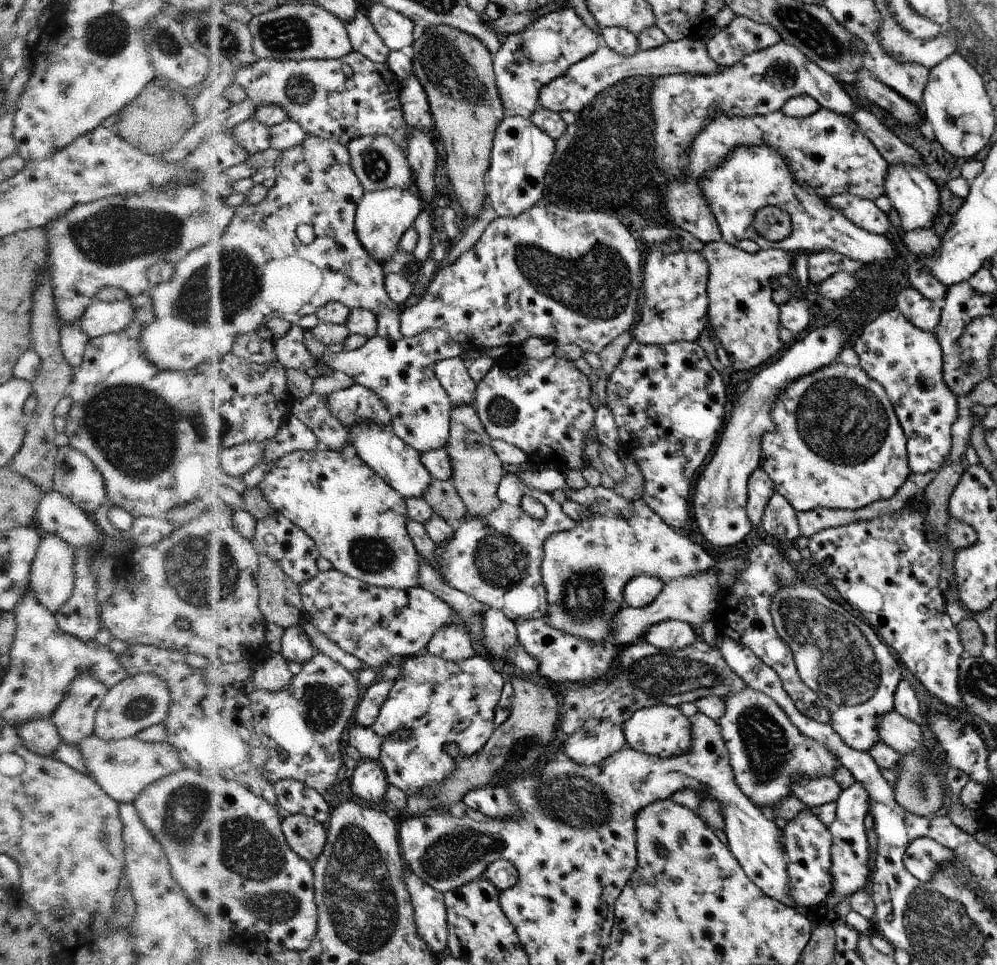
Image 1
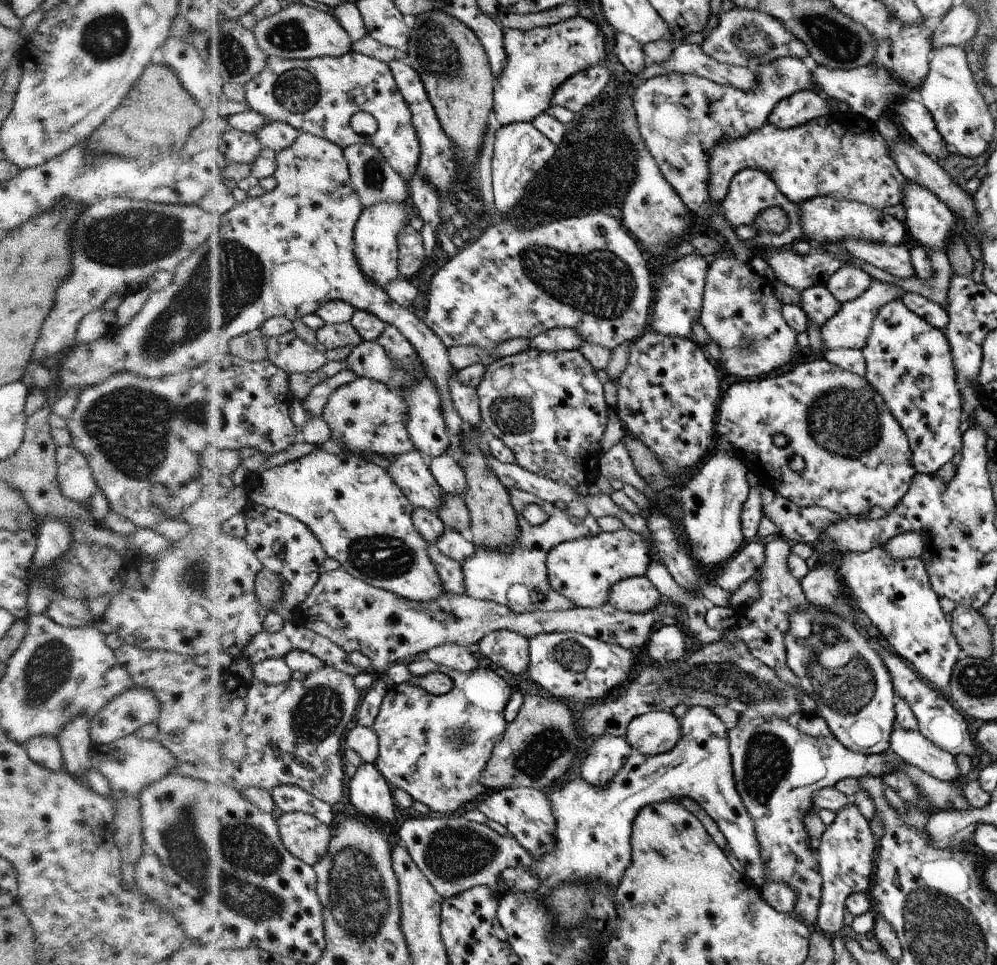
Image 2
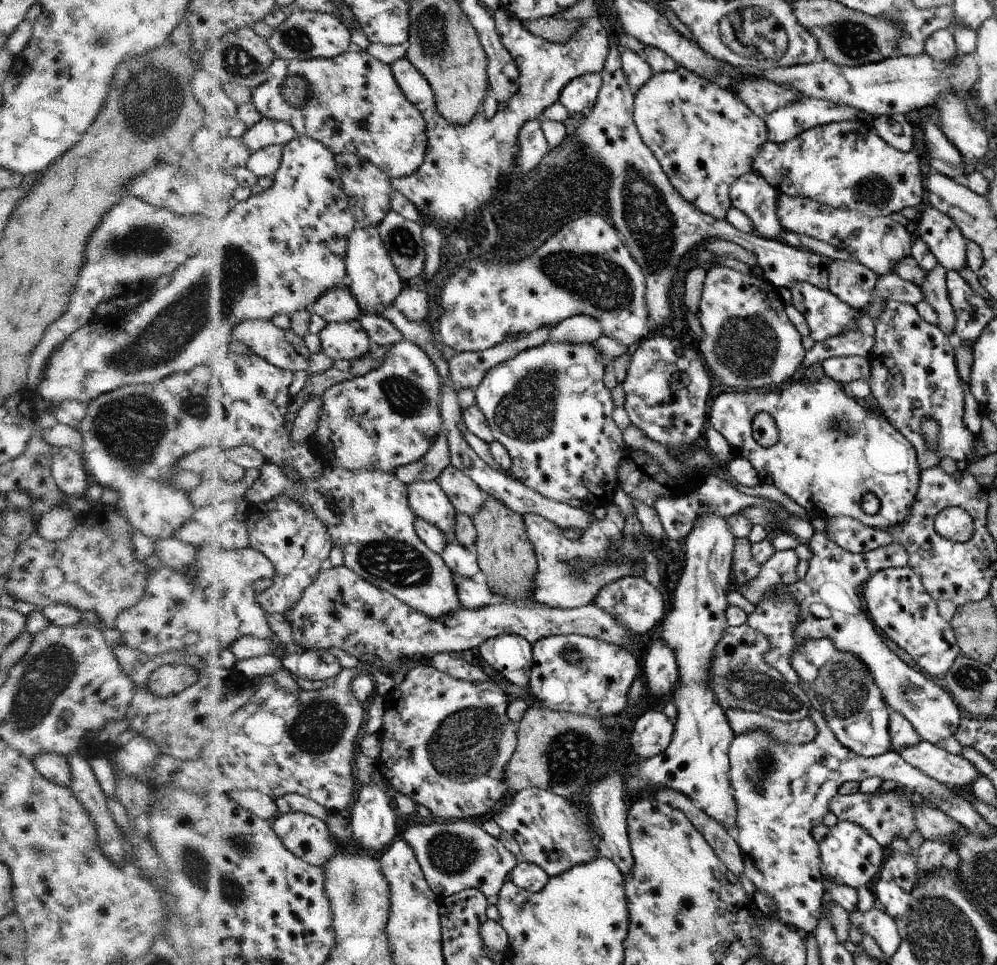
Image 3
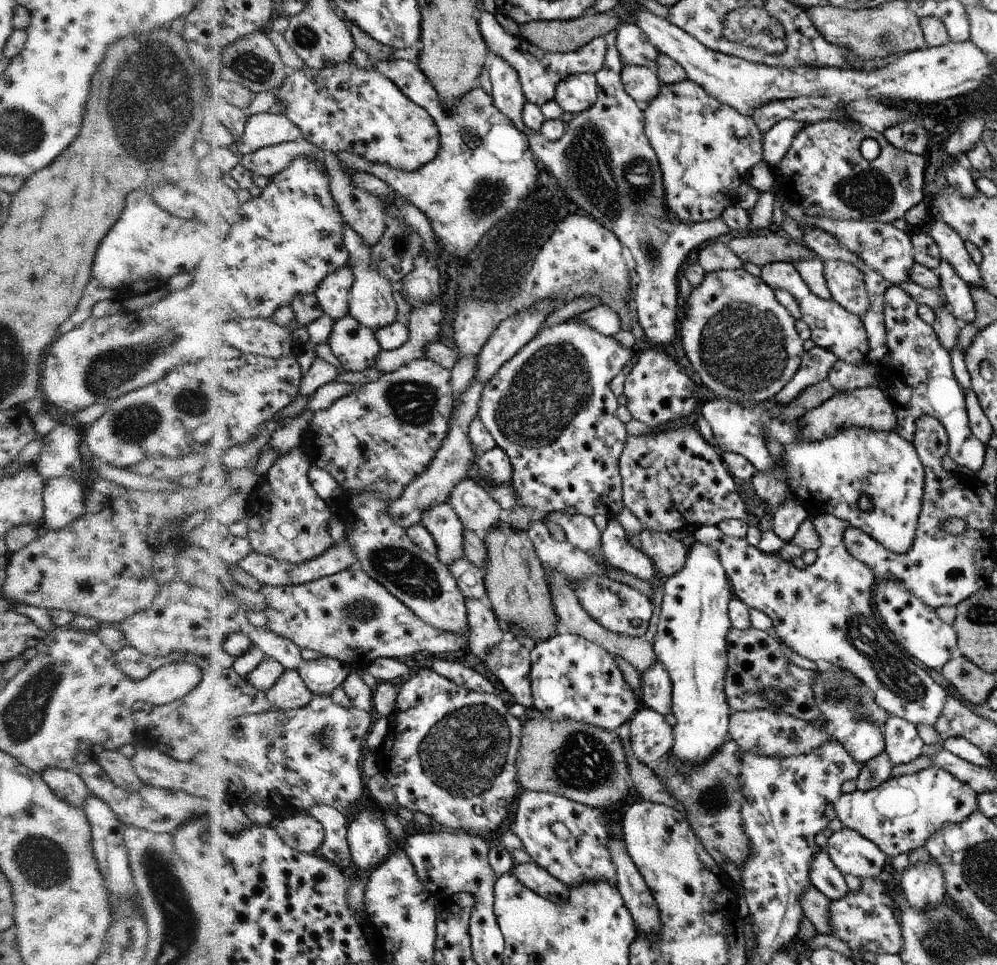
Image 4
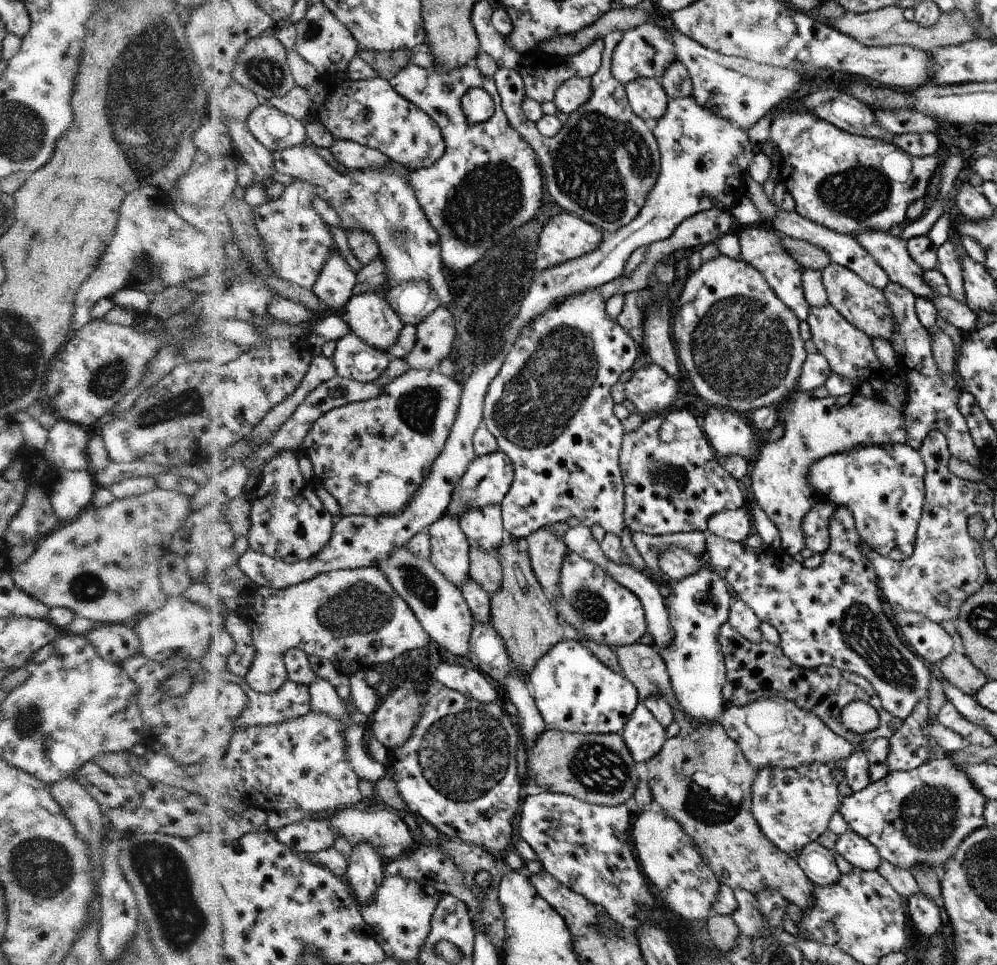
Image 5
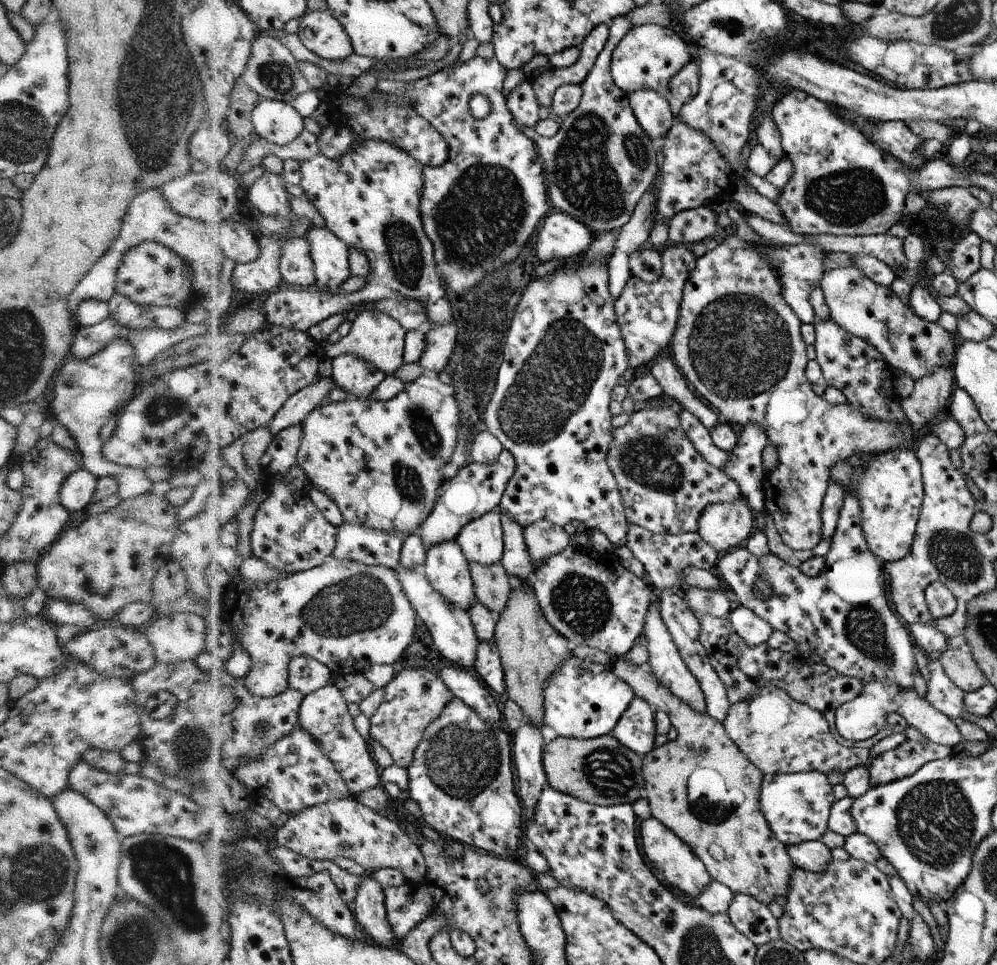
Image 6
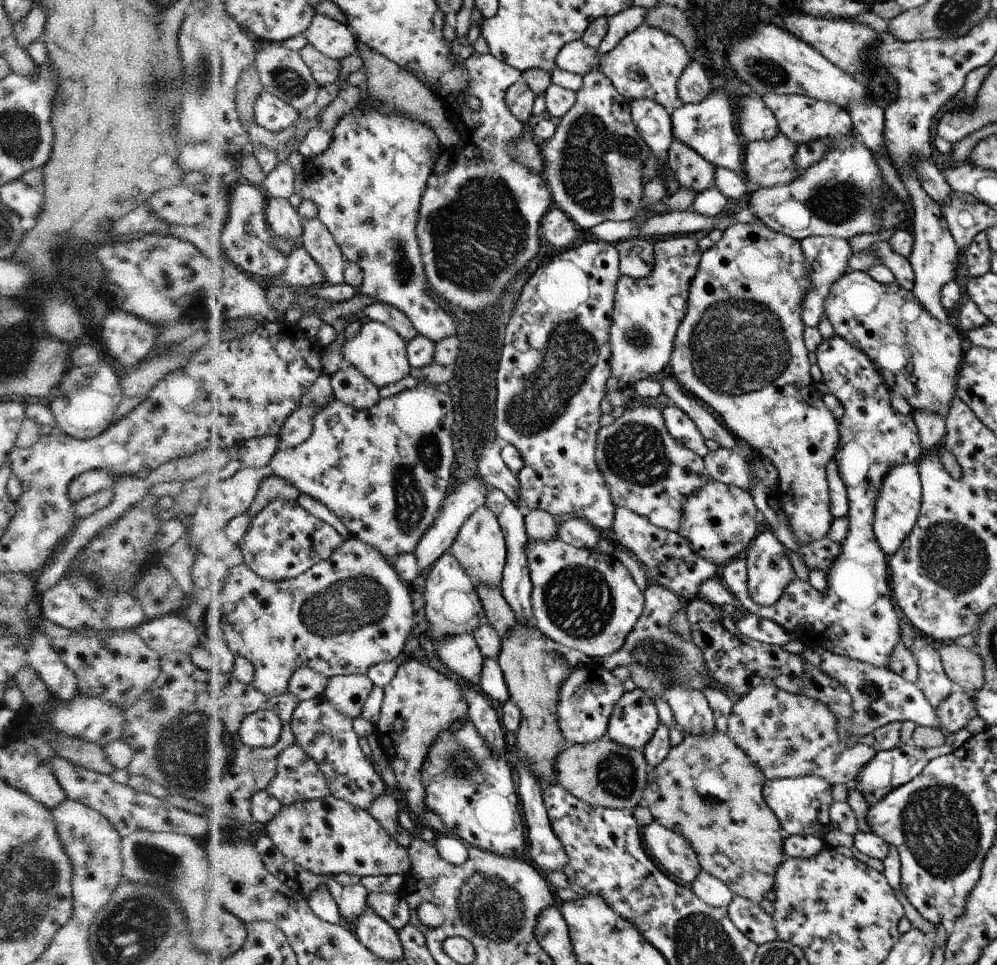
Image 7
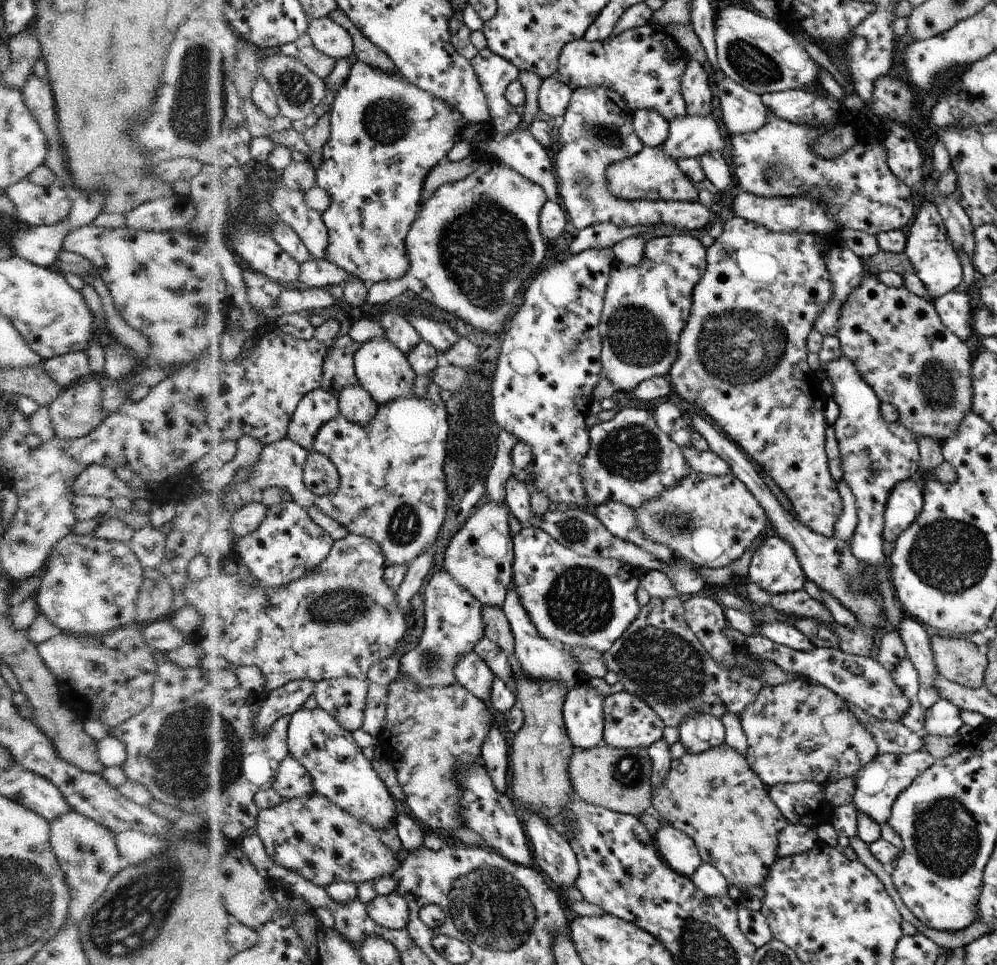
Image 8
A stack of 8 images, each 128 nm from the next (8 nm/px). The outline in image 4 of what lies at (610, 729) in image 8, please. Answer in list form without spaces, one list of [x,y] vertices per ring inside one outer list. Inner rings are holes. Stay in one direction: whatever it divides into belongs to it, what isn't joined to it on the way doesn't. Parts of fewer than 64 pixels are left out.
[[[642,706],[630,720],[629,737],[635,757],[648,766],[664,758],[674,744],[672,728],[664,720],[664,715],[646,706]]]

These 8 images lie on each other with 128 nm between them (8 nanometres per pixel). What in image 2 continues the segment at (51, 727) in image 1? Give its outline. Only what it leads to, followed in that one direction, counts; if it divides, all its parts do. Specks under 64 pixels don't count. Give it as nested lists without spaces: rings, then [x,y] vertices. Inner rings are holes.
[[[34,737],[24,747],[30,760],[38,766],[52,772],[64,770],[61,746],[56,737]]]

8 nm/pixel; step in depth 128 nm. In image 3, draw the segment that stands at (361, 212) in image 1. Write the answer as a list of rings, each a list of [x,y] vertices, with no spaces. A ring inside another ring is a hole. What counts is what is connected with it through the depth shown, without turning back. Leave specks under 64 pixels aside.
[[[380,227],[356,228],[350,237],[349,256],[350,289],[368,315],[382,315],[381,311],[394,307],[403,295],[407,282],[398,272],[394,259],[385,245]]]

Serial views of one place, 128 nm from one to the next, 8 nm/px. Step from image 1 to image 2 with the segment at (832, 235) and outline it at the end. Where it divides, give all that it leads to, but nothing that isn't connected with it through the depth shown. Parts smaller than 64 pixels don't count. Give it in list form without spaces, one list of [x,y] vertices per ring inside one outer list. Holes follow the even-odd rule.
[[[747,168],[741,170],[740,173],[736,173],[732,180],[729,182],[729,190],[726,193],[725,200],[721,203],[721,208],[725,217],[729,219],[729,223],[734,227],[739,227],[740,225],[752,226],[758,218],[760,212],[764,212],[766,208],[772,208],[772,206],[781,207],[786,216],[788,216],[789,229],[786,236],[782,236],[776,233],[767,233],[762,231],[758,233],[754,238],[755,248],[777,249],[780,247],[792,247],[794,242],[799,240],[807,240],[805,232],[801,227],[801,210],[797,203],[792,202],[789,198],[786,198],[785,194],[781,194],[780,188],[778,188],[777,183],[774,182],[773,178],[770,178],[769,174],[766,174],[761,168]],[[846,238],[838,245],[845,248],[852,256],[865,260],[880,270],[886,270],[896,278],[915,276],[912,250],[908,249],[905,243],[894,246],[886,243],[869,243],[864,239]]]

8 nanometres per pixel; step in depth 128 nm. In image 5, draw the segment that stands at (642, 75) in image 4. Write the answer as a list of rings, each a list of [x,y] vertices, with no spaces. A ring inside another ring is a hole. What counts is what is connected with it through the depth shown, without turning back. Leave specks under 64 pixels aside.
[[[637,78],[625,90],[632,109],[646,122],[652,125],[665,115],[669,98],[659,80]]]

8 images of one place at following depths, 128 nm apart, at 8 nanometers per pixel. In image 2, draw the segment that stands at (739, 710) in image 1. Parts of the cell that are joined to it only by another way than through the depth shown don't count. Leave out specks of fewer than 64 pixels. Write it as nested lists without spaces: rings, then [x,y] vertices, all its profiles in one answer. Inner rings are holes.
[[[750,709],[740,713],[739,723],[729,729],[729,750],[732,752],[733,774],[736,785],[746,810],[754,818],[756,834],[760,840],[761,858],[765,859],[765,870],[770,882],[787,884],[797,895],[800,895],[796,910],[792,912],[807,927],[817,923],[817,913],[820,912],[821,877],[820,863],[816,857],[815,846],[805,827],[805,816],[813,808],[818,792],[832,788],[842,783],[845,778],[861,779],[864,777],[884,777],[899,767],[909,776],[911,783],[919,794],[928,801],[932,808],[938,811],[968,811],[971,804],[963,795],[962,785],[952,781],[941,781],[939,778],[920,770],[917,766],[905,763],[896,753],[888,751],[882,754],[863,755],[850,750],[845,743],[841,743],[833,734],[827,737],[812,738],[802,734],[793,724],[786,720],[766,716]]]

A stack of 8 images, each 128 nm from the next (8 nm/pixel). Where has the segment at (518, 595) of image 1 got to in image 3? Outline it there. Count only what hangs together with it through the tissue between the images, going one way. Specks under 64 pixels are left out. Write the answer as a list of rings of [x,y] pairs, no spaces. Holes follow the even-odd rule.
[[[613,502],[606,507],[608,513],[605,518],[597,520],[594,516],[593,522],[579,539],[566,538],[564,529],[542,515],[528,513],[523,516],[537,557],[538,572],[533,590],[534,604],[548,604],[555,609],[575,609],[592,603],[593,598],[605,584],[627,576],[644,577],[644,558],[633,563],[622,557],[613,558],[611,543],[621,538],[625,518]],[[577,561],[580,565],[587,565],[589,569],[580,571],[579,574],[575,573],[572,568]]]

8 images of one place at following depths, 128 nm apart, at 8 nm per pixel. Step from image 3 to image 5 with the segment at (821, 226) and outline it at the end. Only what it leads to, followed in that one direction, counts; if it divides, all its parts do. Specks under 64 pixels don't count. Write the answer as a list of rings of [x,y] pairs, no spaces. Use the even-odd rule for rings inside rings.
[[[864,231],[854,238],[863,246],[873,259],[886,271],[892,282],[913,291],[917,297],[934,299],[934,292],[924,280],[924,271],[908,254],[902,237],[892,236],[890,232]]]

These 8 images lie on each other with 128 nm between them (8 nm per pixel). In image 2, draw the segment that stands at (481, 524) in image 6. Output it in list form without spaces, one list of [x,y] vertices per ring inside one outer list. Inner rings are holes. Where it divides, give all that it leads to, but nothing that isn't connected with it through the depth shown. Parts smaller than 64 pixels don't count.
[[[448,453],[430,460],[431,469],[446,492],[462,497],[468,488],[465,471],[454,455]]]

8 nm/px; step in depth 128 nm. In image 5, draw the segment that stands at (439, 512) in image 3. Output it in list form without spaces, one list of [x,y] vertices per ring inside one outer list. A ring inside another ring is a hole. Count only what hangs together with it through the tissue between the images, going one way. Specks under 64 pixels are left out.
[[[448,514],[435,522],[431,534],[433,553],[430,560],[454,584],[461,588],[469,581],[469,540],[461,529],[458,518]]]

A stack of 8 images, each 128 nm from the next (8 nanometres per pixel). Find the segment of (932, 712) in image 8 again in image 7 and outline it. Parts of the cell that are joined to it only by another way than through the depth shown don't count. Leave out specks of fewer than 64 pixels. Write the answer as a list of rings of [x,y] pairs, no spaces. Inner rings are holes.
[[[967,691],[950,693],[934,710],[947,734],[965,729],[978,716],[976,700]]]

